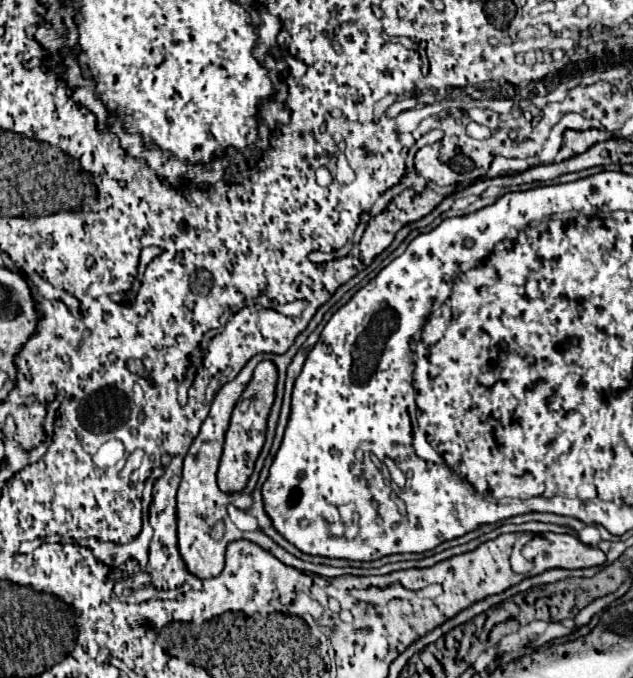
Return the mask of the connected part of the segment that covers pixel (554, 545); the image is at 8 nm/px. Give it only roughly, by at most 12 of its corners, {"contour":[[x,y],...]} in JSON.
{"contour":[[569,534],[535,536],[523,546],[531,576],[551,568],[603,566],[599,548]]}

